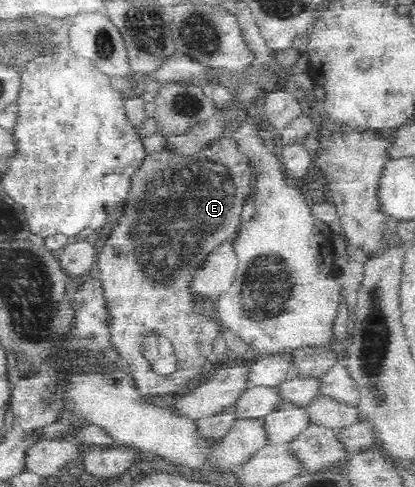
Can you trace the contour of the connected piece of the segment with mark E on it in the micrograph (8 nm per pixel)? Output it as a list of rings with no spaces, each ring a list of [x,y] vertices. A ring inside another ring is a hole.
[[[225,134],[213,140],[201,152],[179,153],[165,144],[161,152],[147,155],[131,177],[131,186],[117,226],[109,232],[101,252],[95,256],[97,273],[107,297],[107,308],[111,308],[113,317],[113,348],[124,362],[124,368],[133,375],[135,385],[143,395],[163,396],[171,392],[178,395],[185,391],[183,386],[197,383],[197,376],[207,370],[206,358],[212,352],[213,343],[221,329],[219,323],[207,315],[195,294],[190,292],[188,282],[197,266],[203,264],[217,244],[223,240],[234,240],[241,224],[242,207],[253,194],[253,174],[249,169],[249,160],[238,147],[236,140]],[[151,331],[166,336],[173,343],[178,366],[167,378],[153,374],[142,357],[140,340]]]

